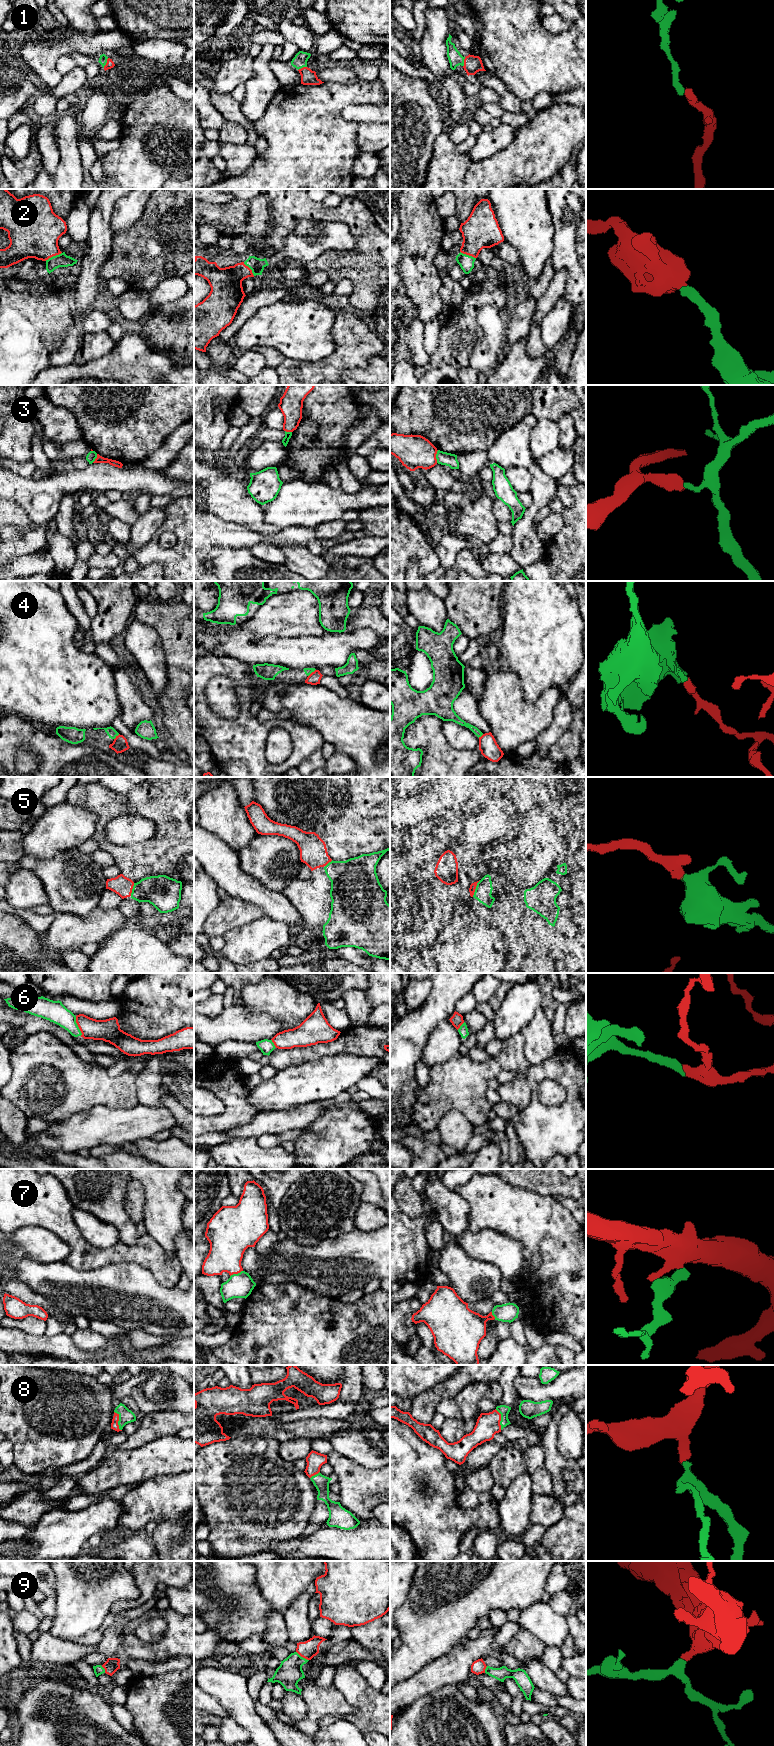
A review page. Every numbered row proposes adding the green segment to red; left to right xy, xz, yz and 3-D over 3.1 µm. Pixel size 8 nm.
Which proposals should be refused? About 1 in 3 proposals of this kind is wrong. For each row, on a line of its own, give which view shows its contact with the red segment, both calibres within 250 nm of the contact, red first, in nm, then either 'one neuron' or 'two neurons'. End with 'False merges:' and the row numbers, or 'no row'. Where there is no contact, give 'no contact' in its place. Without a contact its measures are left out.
1: xy | 70/70 nm | one neuron
2: xy | 420/110 nm | one neuron
3: yz | 280/110 nm | two neurons
4: xz | 100/60 nm | two neurons
5: yz | 50/140 nm | one neuron
6: xy | 180/170 nm | two neurons
7: xz | 300/200 nm | one neuron
8: xy | 60/120 nm | one neuron
9: xz | 140/200 nm | one neuron
False merges: 3, 4, 6

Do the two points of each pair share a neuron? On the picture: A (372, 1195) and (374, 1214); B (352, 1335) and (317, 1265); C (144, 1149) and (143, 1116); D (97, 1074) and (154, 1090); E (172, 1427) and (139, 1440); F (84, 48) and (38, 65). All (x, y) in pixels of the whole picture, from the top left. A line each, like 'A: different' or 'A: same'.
A: different
B: different
C: different
D: different
E: same
F: same

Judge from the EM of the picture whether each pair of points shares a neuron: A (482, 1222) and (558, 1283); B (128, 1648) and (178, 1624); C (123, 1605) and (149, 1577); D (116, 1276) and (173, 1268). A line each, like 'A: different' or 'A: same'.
A: same
B: same
C: same
D: different

